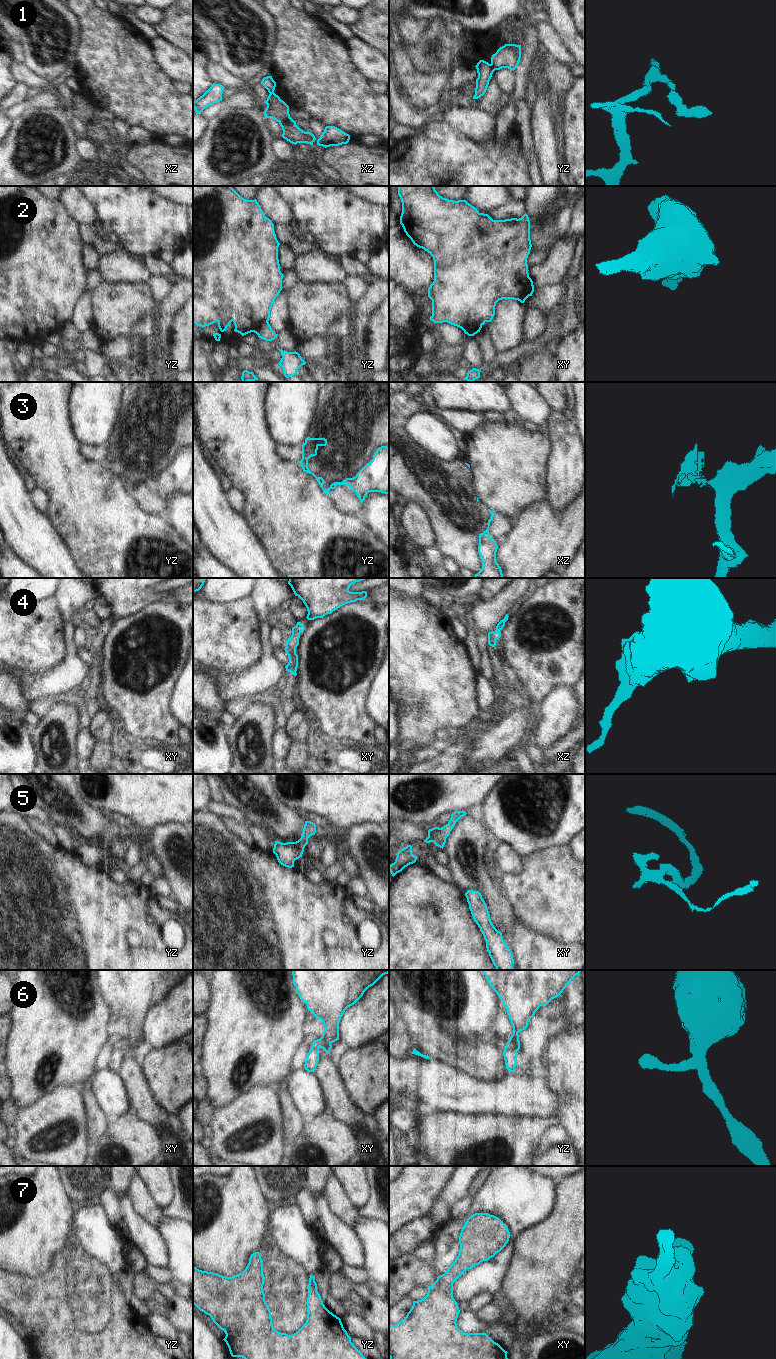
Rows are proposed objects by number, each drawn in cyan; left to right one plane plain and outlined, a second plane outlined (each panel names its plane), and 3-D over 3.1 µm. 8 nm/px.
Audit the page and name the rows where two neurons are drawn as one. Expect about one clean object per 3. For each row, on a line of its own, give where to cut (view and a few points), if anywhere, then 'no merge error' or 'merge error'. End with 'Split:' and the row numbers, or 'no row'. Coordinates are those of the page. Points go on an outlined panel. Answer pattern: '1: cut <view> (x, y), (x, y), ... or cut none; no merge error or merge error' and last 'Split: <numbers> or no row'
1: cut yz (490, 64), (495, 69); merge error
2: cut yz (267, 321), (264, 321), (255, 332); merge error
3: cut xz (489, 537), (479, 545); merge error
4: cut none; no merge error
5: cut none; no merge error
6: cut yz (507, 1043), (517, 1050); merge error
7: cut none; no merge error
Split: 1, 2, 3, 6

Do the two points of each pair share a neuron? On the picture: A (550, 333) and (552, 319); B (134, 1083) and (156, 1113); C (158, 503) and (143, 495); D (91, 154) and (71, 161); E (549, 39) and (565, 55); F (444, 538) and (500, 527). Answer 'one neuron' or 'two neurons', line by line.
A: one neuron
B: one neuron
C: one neuron
D: two neurons
E: one neuron
F: two neurons

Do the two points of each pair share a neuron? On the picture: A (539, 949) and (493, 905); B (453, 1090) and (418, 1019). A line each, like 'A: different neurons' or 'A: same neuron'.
A: different neurons
B: different neurons

